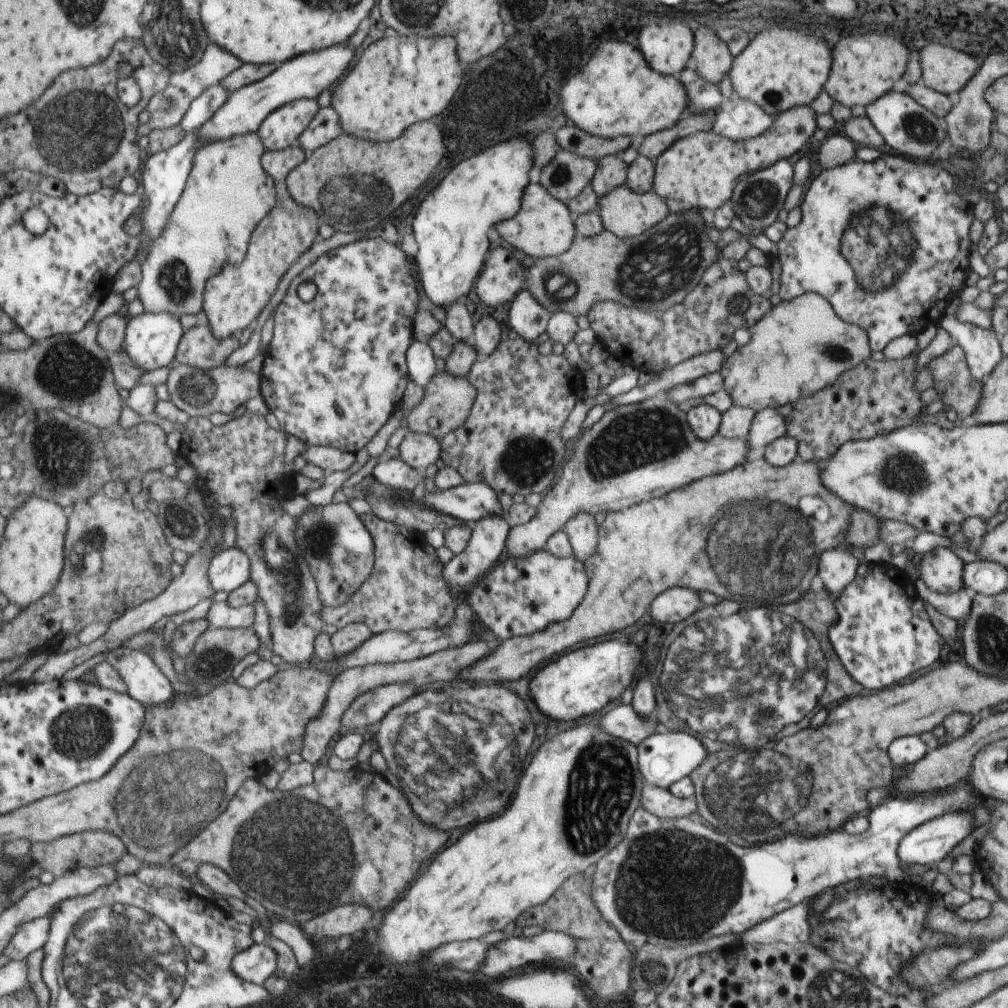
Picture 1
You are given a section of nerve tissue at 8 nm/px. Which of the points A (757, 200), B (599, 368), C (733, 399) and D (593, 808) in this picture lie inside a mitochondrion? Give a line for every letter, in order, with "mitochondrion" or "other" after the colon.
A: mitochondrion
B: other
C: other
D: mitochondrion

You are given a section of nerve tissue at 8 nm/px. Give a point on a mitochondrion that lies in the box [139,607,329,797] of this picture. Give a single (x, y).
(215, 660)

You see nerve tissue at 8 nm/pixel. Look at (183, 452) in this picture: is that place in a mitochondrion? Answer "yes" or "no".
no

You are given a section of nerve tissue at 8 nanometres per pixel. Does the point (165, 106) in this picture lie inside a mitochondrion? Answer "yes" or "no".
yes

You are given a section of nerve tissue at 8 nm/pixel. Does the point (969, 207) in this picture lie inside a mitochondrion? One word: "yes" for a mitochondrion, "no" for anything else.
no

